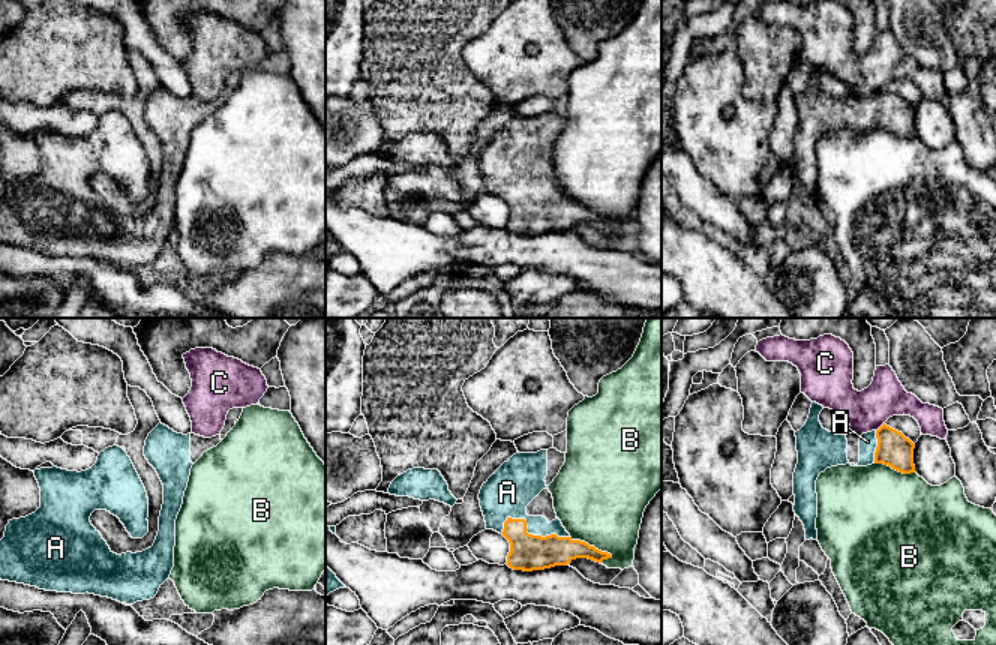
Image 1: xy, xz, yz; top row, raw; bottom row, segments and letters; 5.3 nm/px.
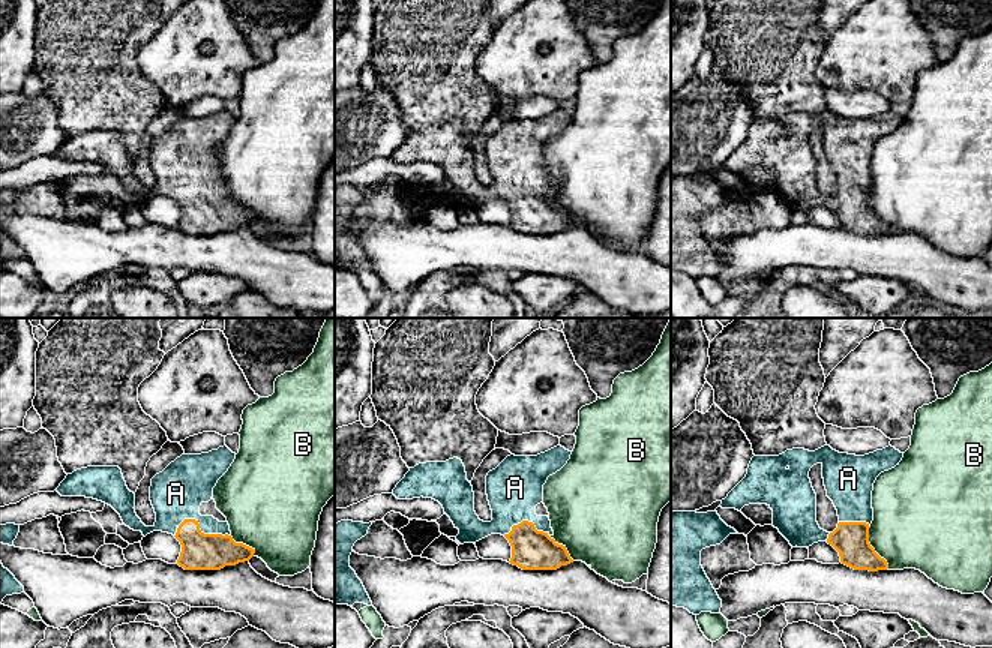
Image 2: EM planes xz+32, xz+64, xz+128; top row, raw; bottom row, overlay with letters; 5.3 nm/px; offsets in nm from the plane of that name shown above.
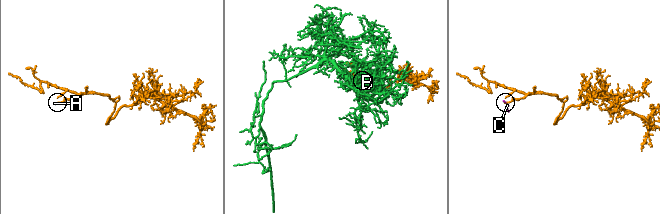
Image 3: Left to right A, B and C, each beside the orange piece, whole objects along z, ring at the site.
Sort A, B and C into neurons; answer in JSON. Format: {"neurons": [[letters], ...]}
{"neurons": [["A"], ["B"], ["C"]]}

